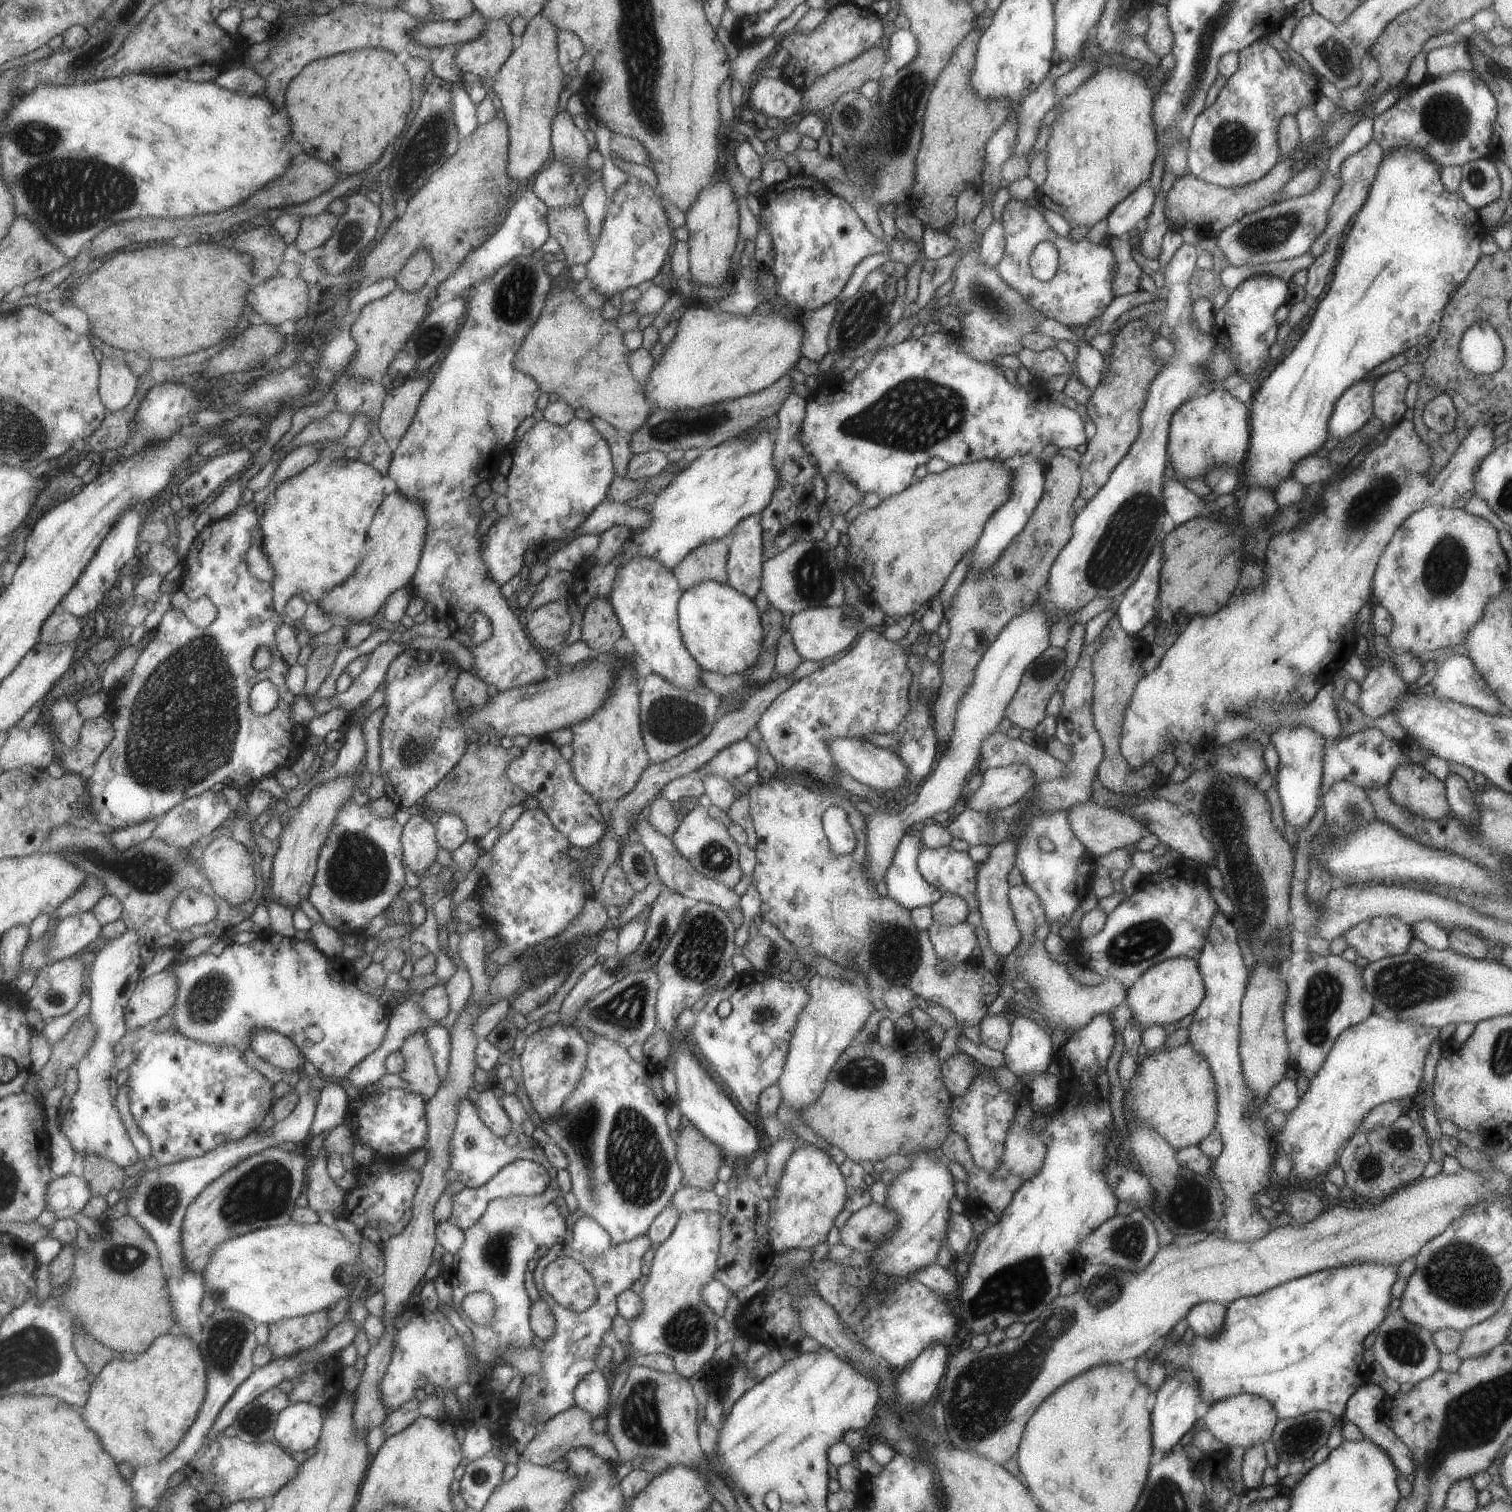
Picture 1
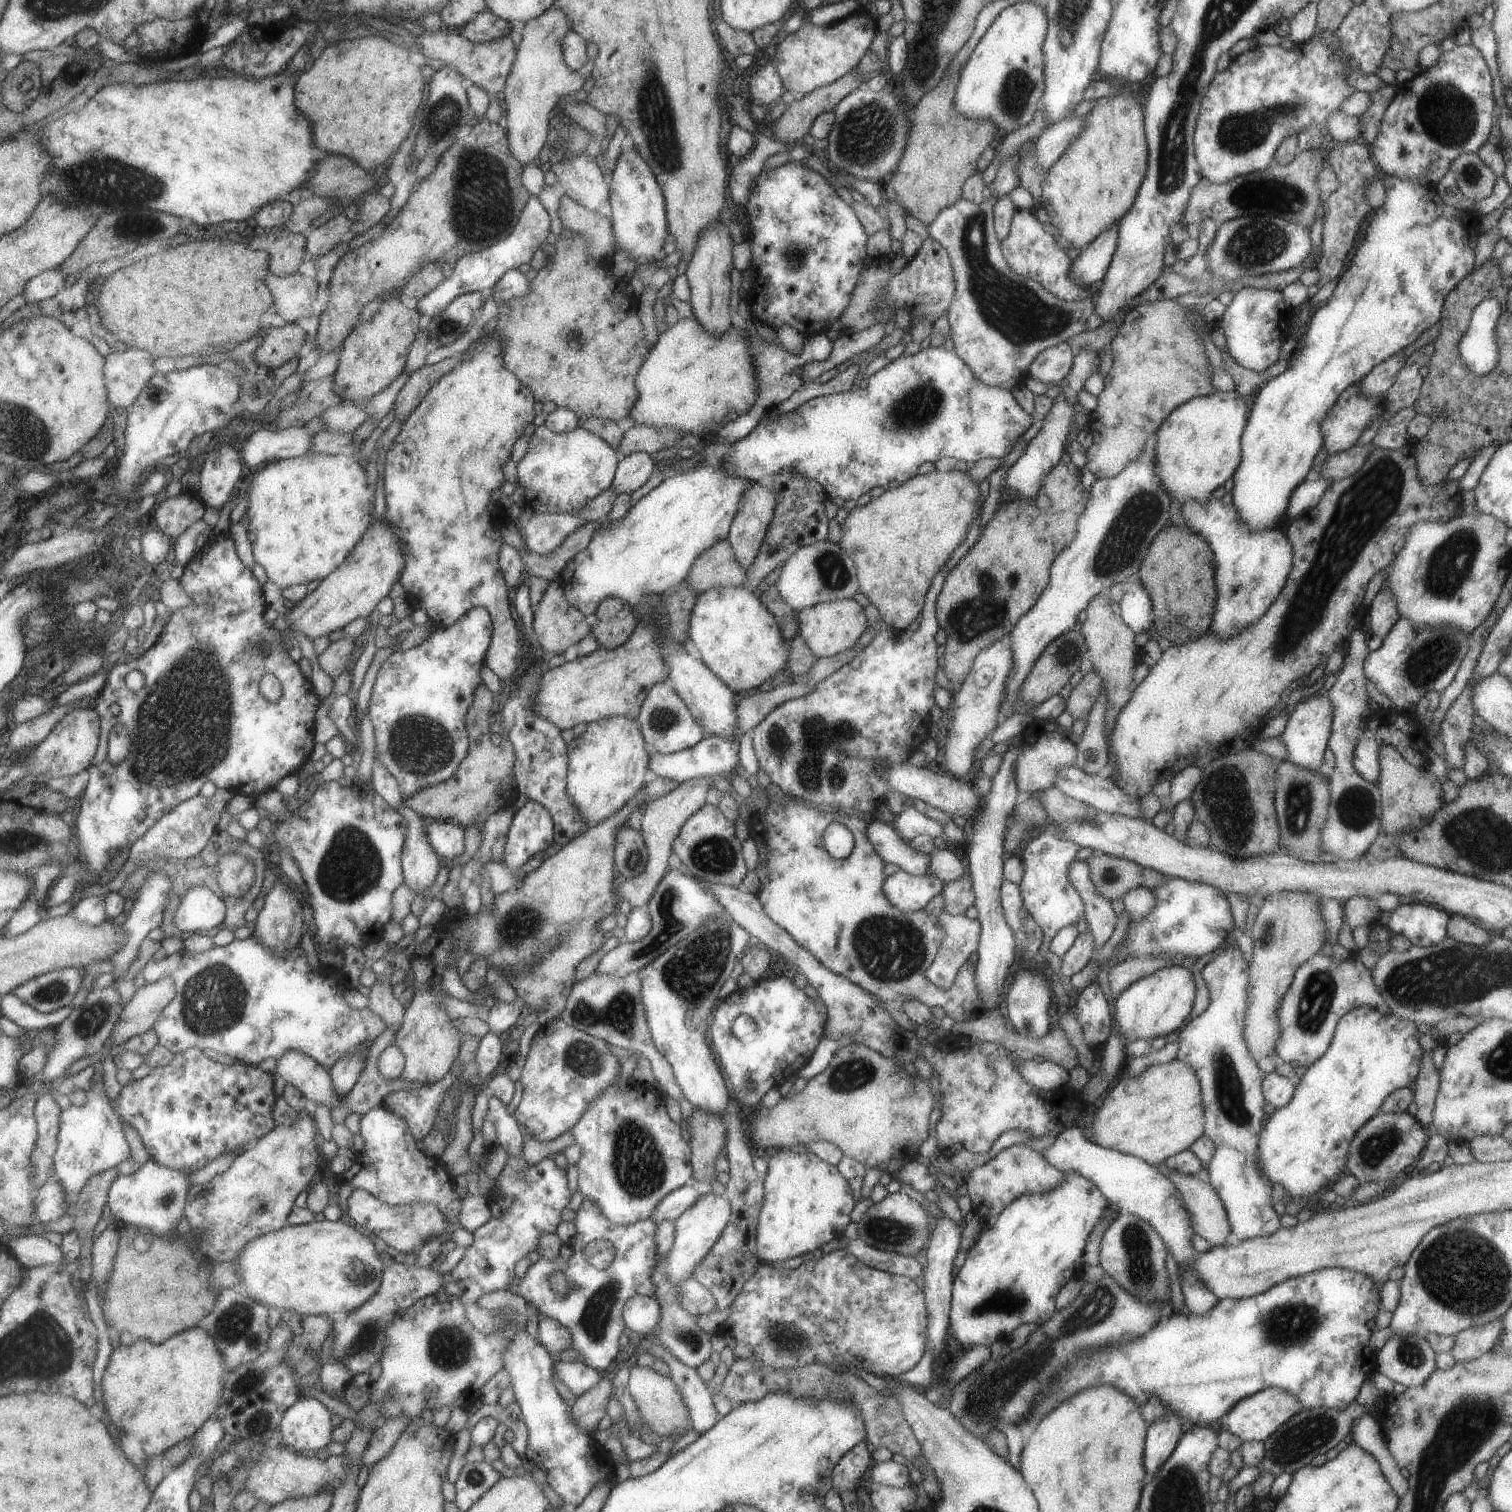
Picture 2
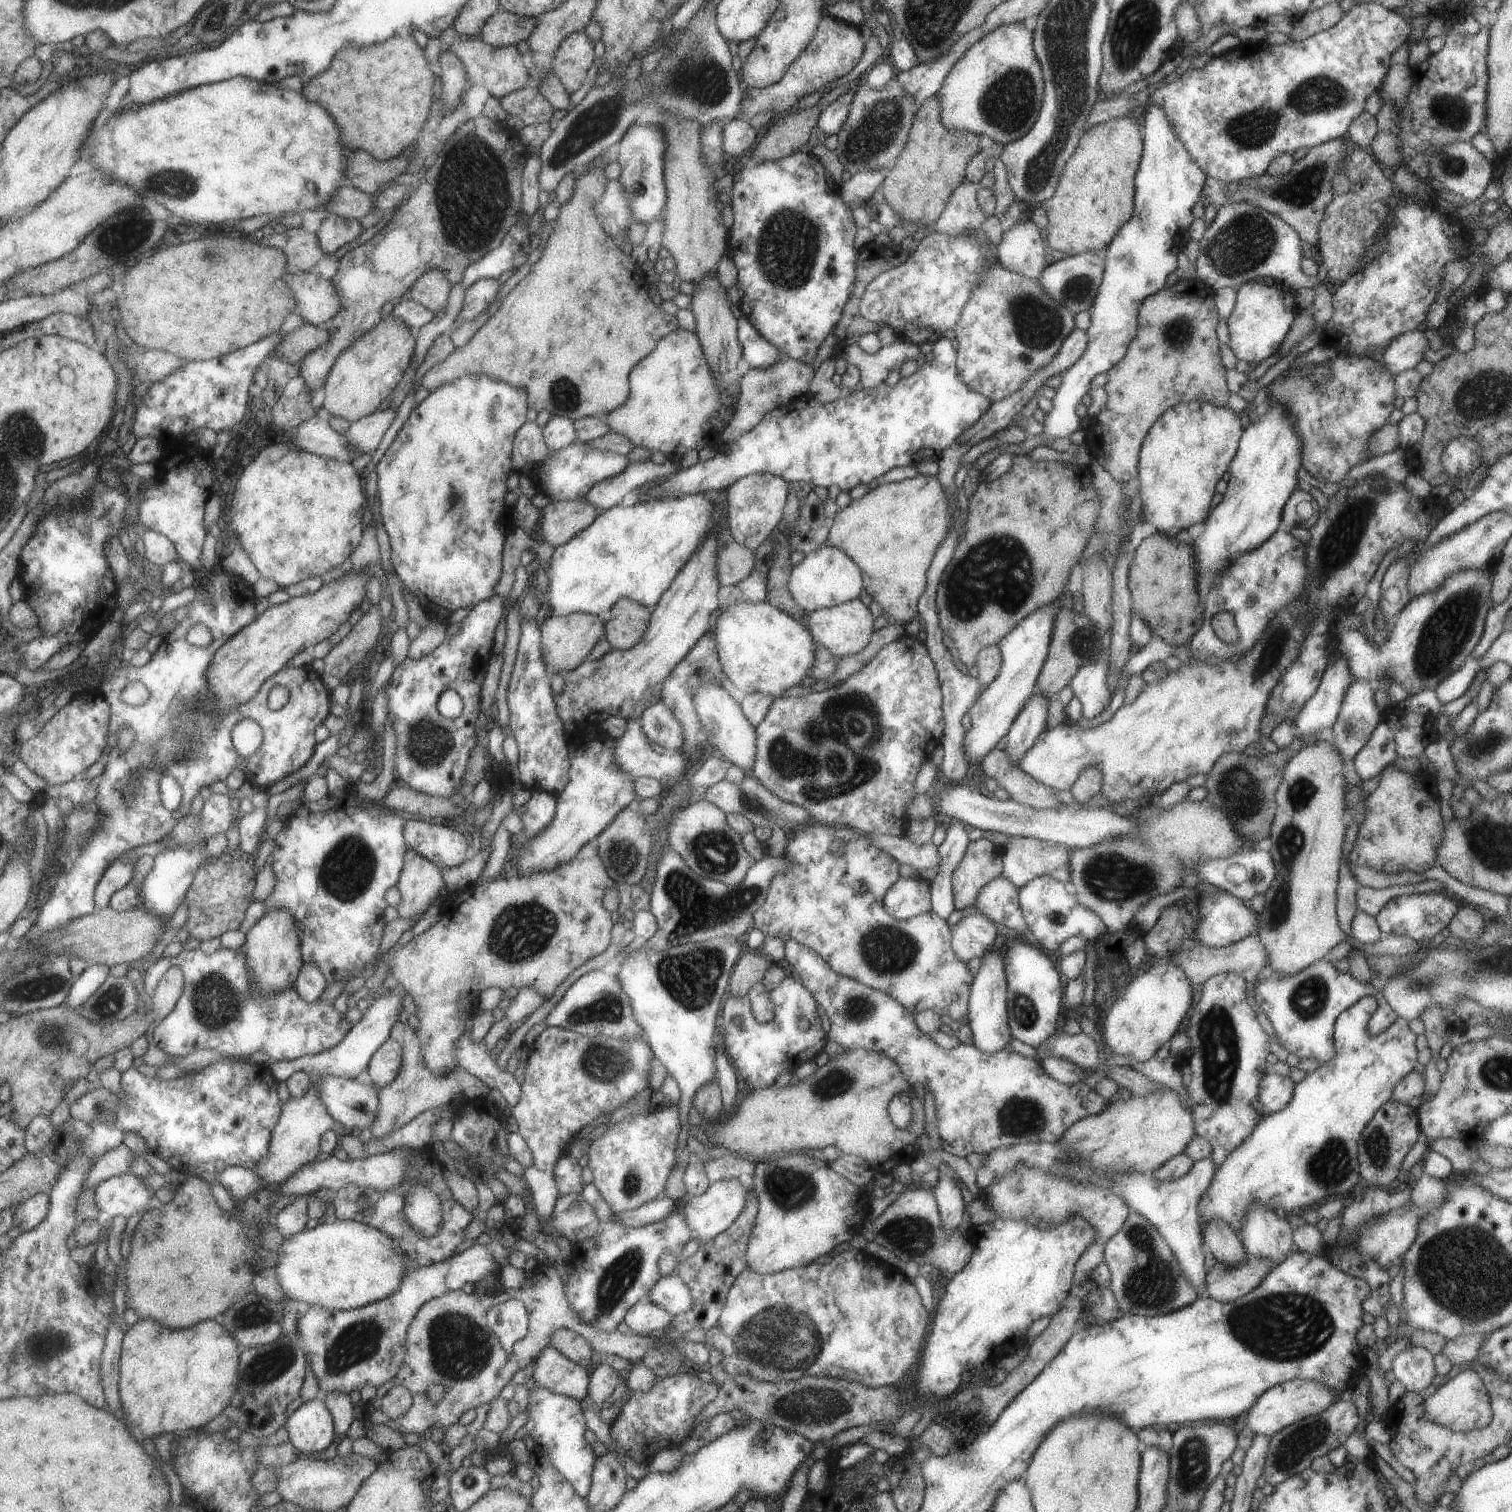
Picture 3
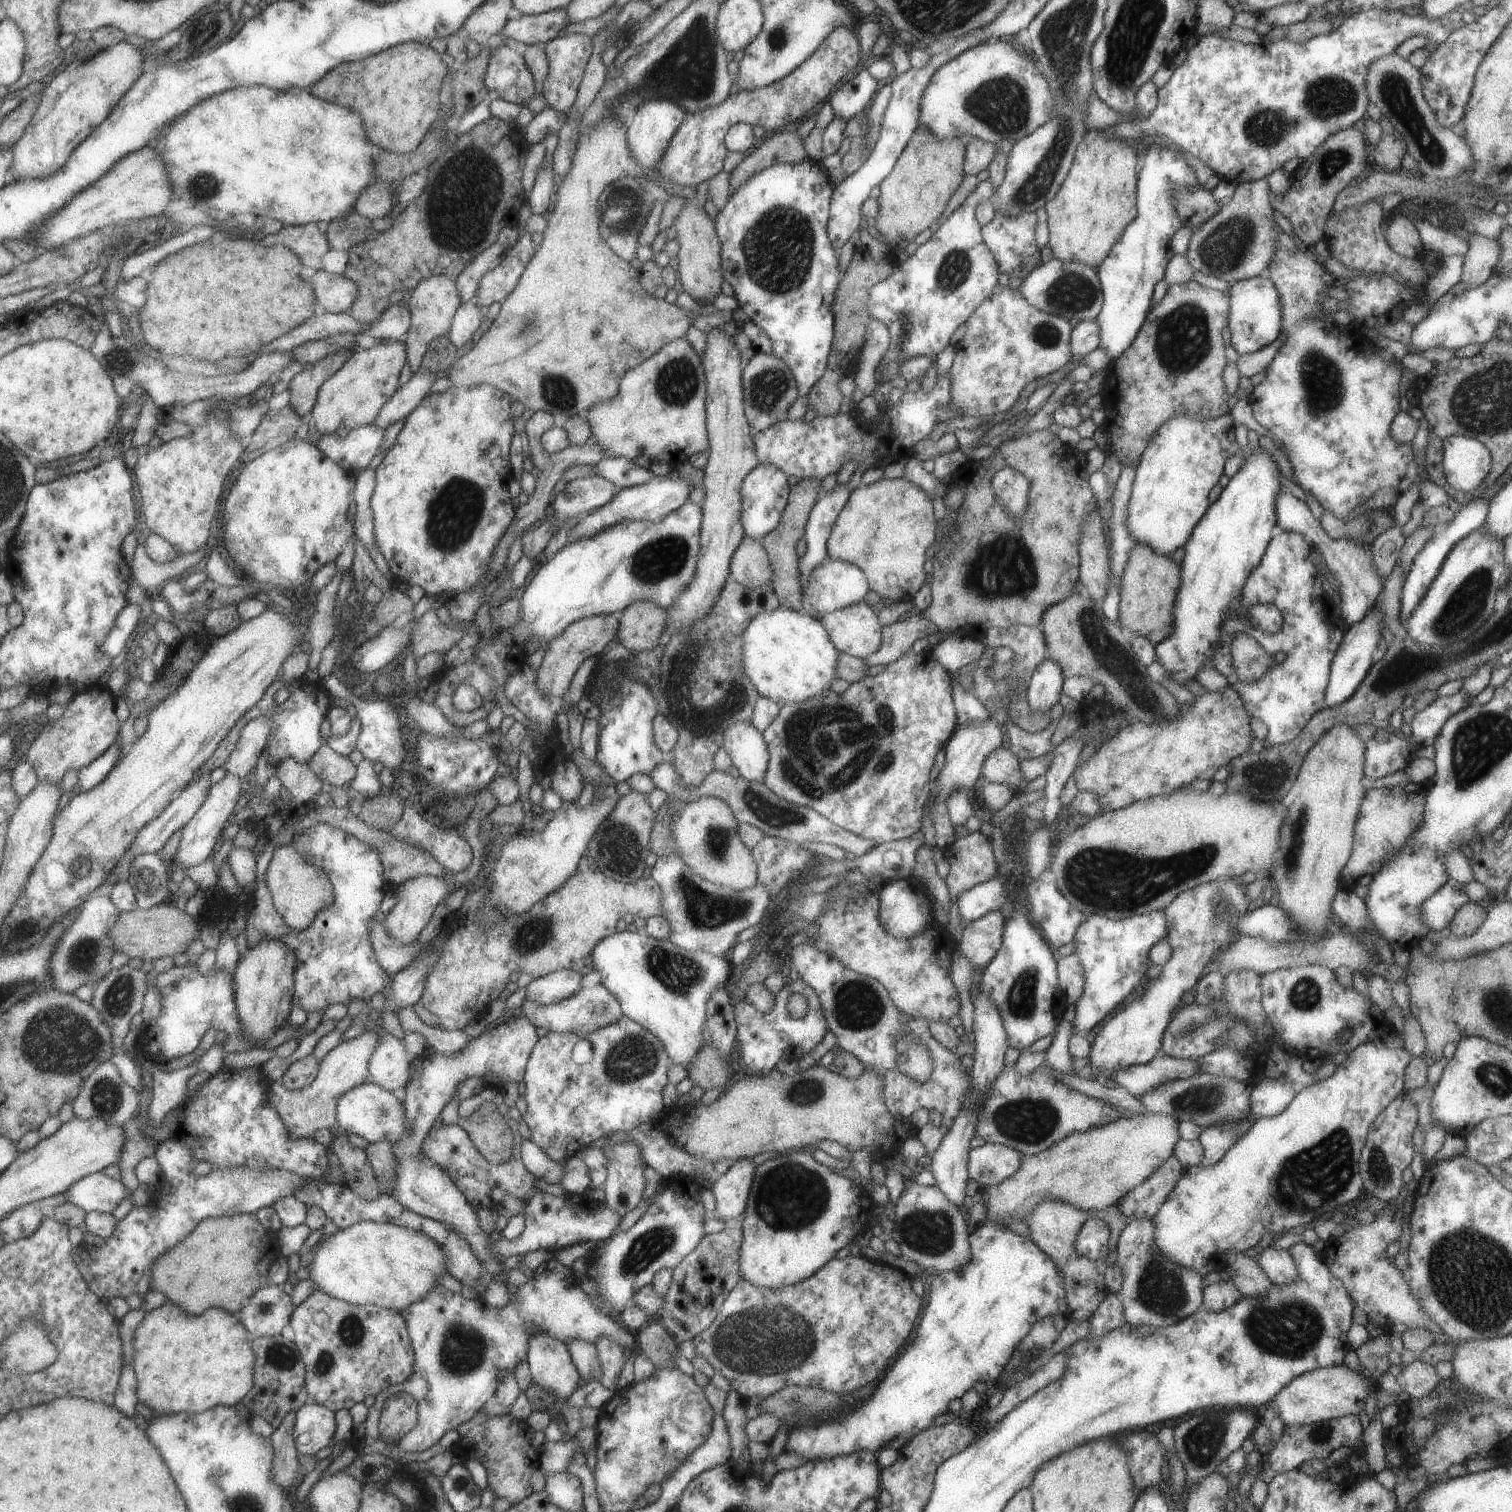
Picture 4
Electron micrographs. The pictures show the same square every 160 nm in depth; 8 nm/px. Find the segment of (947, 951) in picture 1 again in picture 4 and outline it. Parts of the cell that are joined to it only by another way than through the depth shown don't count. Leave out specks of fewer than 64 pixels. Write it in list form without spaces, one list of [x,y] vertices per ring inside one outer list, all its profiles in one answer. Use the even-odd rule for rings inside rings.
[[[991,910],[977,920],[967,921],[955,949],[969,961],[979,973],[995,957],[1001,947],[1005,911]]]

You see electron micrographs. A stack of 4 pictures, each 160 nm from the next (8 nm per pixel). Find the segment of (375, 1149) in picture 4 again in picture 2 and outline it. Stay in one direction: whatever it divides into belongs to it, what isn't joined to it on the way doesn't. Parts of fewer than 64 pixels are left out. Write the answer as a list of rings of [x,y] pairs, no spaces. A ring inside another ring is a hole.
[[[388,981],[375,982],[370,989],[366,1010],[375,1013],[388,1030],[397,1033],[402,1024],[405,1008],[393,998],[391,985]]]

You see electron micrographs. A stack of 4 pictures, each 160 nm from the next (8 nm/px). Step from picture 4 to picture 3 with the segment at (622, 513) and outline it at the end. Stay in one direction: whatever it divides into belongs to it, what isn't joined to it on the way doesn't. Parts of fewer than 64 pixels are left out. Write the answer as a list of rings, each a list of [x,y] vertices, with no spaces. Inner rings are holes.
[[[940,338],[937,341],[934,341],[928,348],[931,353],[931,360],[925,360],[920,368],[917,368],[911,376],[901,377],[893,386],[887,386],[885,383],[880,380],[873,386],[864,386],[862,390],[853,391],[851,394],[846,395],[845,397],[837,398],[833,402],[828,402],[822,404],[818,400],[813,398],[813,395],[810,392],[791,400],[785,408],[775,408],[774,410],[769,410],[765,412],[759,423],[749,430],[749,432],[744,433],[743,436],[739,438],[736,442],[733,442],[730,446],[727,446],[727,450],[724,454],[721,451],[715,453],[715,456],[710,460],[705,460],[705,462],[698,462],[690,468],[685,468],[680,471],[676,471],[667,478],[663,480],[659,486],[655,489],[650,490],[641,498],[646,499],[651,496],[669,496],[669,494],[693,494],[693,492],[707,492],[708,490],[718,490],[725,491],[732,483],[735,481],[751,474],[771,474],[781,478],[781,480],[795,481],[797,483],[807,483],[812,486],[822,487],[826,490],[830,490],[832,493],[835,491],[851,490],[855,484],[869,484],[873,479],[878,478],[879,476],[885,474],[885,472],[891,470],[891,468],[903,468],[903,466],[915,466],[918,460],[925,459],[928,457],[935,458],[945,449],[947,446],[950,446],[955,442],[957,436],[974,424],[987,412],[987,408],[990,408],[991,402],[989,398],[973,392],[971,388],[967,388],[963,382],[959,379],[957,368],[955,367],[956,362],[956,350],[951,346],[950,341],[944,338]]]

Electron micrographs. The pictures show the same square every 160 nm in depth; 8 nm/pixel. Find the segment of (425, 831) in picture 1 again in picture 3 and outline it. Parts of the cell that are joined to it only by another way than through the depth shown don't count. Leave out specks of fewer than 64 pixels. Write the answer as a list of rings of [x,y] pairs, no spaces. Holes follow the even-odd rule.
[[[414,854],[409,864],[402,867],[396,886],[401,894],[399,917],[415,920],[426,912],[444,884],[440,869],[423,856]]]

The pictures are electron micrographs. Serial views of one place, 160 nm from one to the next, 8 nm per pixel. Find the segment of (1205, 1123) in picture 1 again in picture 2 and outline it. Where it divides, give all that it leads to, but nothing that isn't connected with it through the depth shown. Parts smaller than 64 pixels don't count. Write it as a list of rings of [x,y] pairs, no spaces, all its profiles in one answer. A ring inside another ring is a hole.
[[[1178,1059],[1167,1064],[1155,1064],[1137,1076],[1121,1078],[1109,1090],[1101,1106],[1093,1109],[1092,1117],[1091,1124],[1086,1128],[1087,1141],[1100,1148],[1133,1155],[1146,1164],[1156,1167],[1166,1161],[1167,1157],[1190,1149],[1190,1145],[1203,1135],[1204,1117],[1199,1082],[1192,1067]]]

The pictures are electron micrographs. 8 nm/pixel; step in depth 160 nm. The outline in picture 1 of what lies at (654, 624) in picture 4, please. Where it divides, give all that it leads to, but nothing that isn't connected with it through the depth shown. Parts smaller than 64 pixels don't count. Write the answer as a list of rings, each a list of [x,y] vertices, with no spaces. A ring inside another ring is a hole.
[[[590,599],[582,612],[580,639],[599,656],[605,656],[621,636],[621,625],[610,606],[610,600]]]

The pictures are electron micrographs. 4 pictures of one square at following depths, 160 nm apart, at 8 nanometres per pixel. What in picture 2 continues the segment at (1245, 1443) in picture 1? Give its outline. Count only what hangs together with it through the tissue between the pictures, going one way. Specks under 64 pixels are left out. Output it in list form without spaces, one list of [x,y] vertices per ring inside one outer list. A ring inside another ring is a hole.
[[[1271,1386],[1237,1402],[1237,1404],[1229,1410],[1229,1413],[1221,1418],[1217,1427],[1231,1432],[1231,1434],[1235,1434],[1242,1442],[1263,1442],[1275,1432],[1279,1426],[1282,1426],[1289,1418],[1292,1418],[1301,1410],[1301,1404],[1298,1403],[1292,1395],[1285,1393],[1281,1388]]]

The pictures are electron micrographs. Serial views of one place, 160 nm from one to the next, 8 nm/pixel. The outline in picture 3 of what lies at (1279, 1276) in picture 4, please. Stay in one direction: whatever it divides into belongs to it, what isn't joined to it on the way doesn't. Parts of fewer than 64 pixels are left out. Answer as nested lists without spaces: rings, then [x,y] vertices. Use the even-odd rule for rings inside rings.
[[[1253,1202],[1245,1210],[1241,1230],[1236,1235],[1248,1255],[1267,1258],[1274,1268],[1294,1250],[1291,1230],[1286,1219],[1277,1218],[1269,1208]]]

